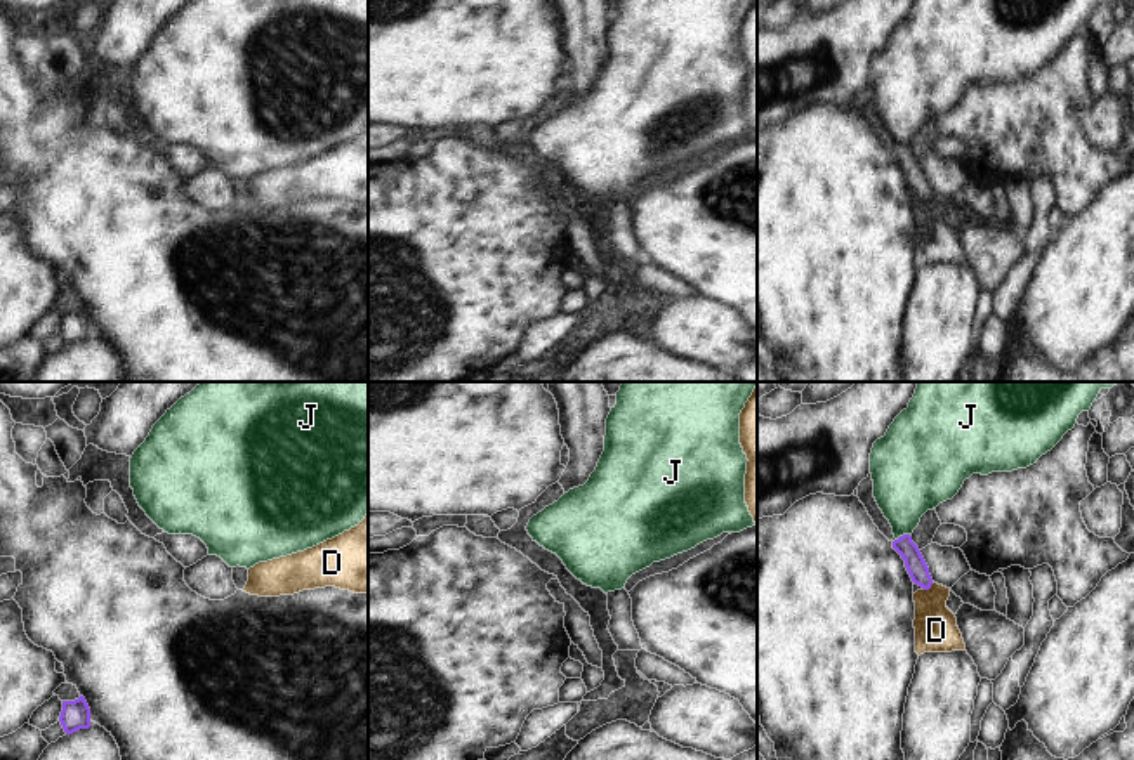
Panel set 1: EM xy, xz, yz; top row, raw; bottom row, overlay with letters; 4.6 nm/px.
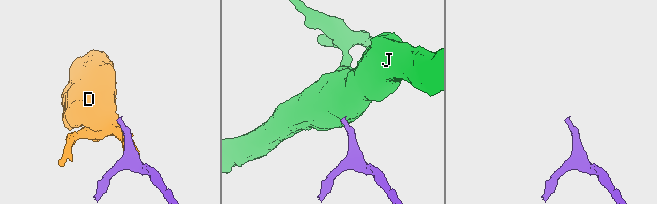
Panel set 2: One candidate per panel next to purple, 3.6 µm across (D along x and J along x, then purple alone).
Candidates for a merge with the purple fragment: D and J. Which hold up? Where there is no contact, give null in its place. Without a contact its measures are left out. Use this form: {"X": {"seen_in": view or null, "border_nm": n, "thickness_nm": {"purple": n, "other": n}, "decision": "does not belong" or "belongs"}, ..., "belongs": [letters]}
{"D": {"seen_in": "yz", "border_nm": 60, "thickness_nm": {"purple": 90, "other": 200}, "decision": "does not belong"}, "J": {"seen_in": "yz", "border_nm": 90, "thickness_nm": {"purple": 90, "other": 320}, "decision": "belongs"}, "belongs": ["J"]}

